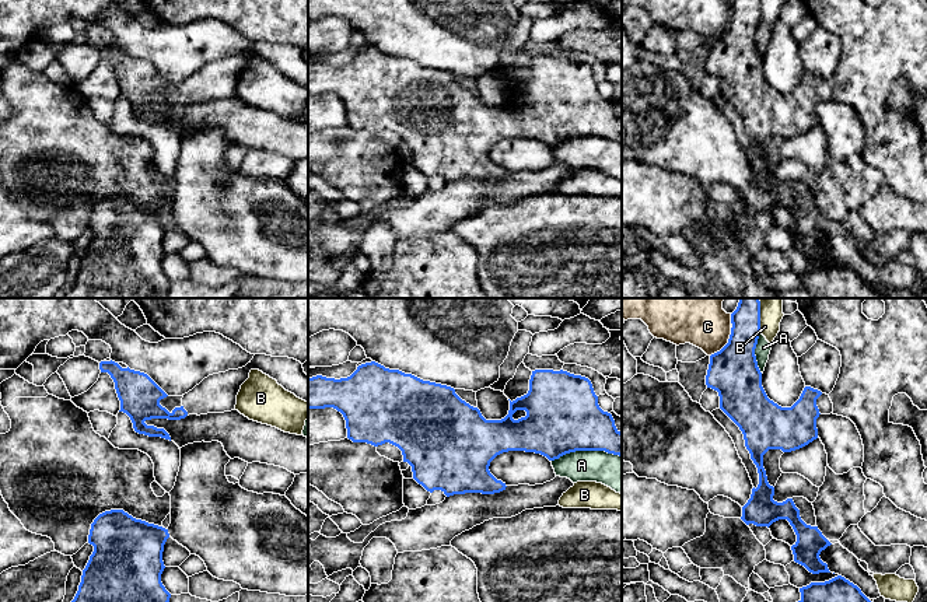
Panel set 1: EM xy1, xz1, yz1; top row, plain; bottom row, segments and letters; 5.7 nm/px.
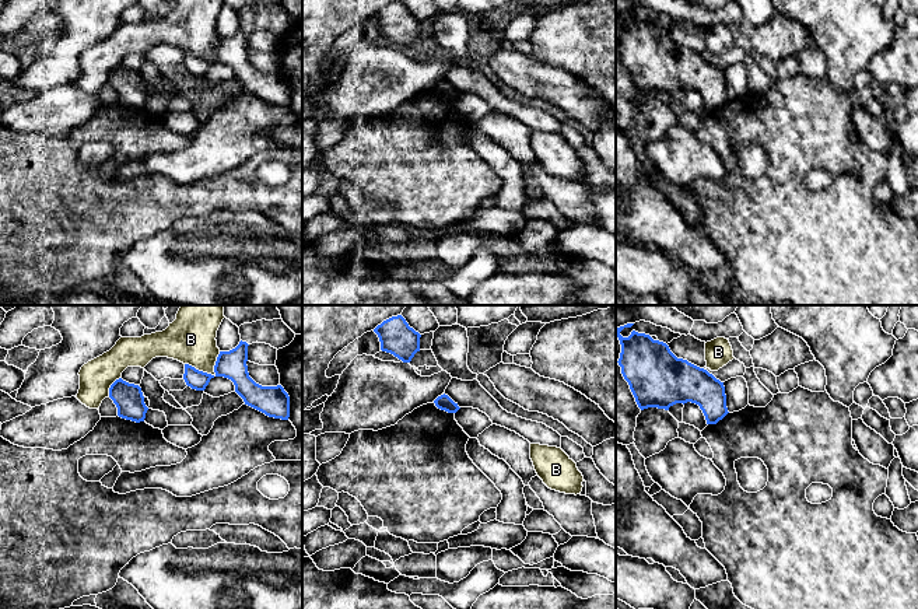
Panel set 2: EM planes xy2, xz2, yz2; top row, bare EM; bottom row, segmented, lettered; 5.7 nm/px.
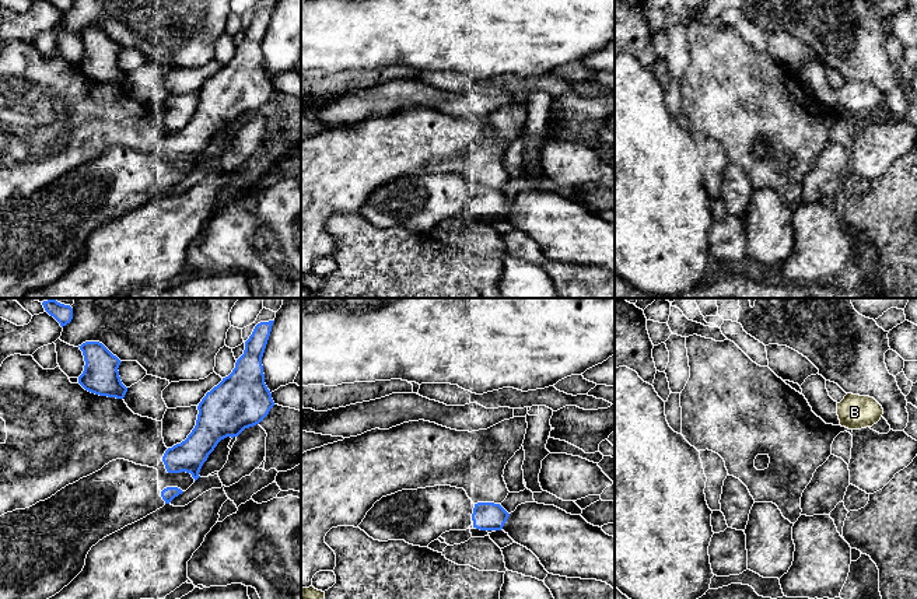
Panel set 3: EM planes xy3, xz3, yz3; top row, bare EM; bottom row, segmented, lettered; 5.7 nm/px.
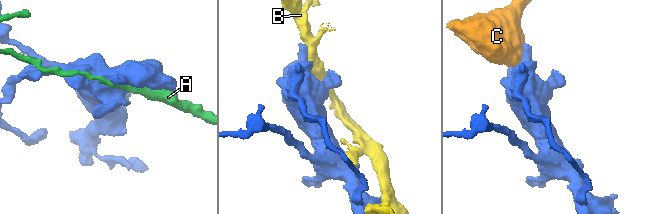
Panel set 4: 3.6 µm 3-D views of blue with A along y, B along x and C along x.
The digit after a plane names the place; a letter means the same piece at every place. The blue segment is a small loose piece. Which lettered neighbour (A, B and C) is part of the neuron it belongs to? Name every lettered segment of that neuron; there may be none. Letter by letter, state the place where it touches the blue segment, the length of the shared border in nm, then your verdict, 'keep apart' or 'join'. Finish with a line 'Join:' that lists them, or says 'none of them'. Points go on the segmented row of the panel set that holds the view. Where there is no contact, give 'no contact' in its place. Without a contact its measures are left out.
A: xz1 (586, 450) | 400 nm | keep apart
B: xy2 (210, 374) | 220 nm | keep apart
C: yz1 (727, 343) | 200 nm | keep apart
Join: none of them

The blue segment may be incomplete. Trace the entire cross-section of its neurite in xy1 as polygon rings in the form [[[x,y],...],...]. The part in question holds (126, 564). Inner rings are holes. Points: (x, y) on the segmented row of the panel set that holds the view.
[[[123,510],[99,514],[88,535],[94,552],[71,602],[169,602],[171,594],[161,582],[165,568],[162,552],[168,538],[168,529],[136,519]]]

